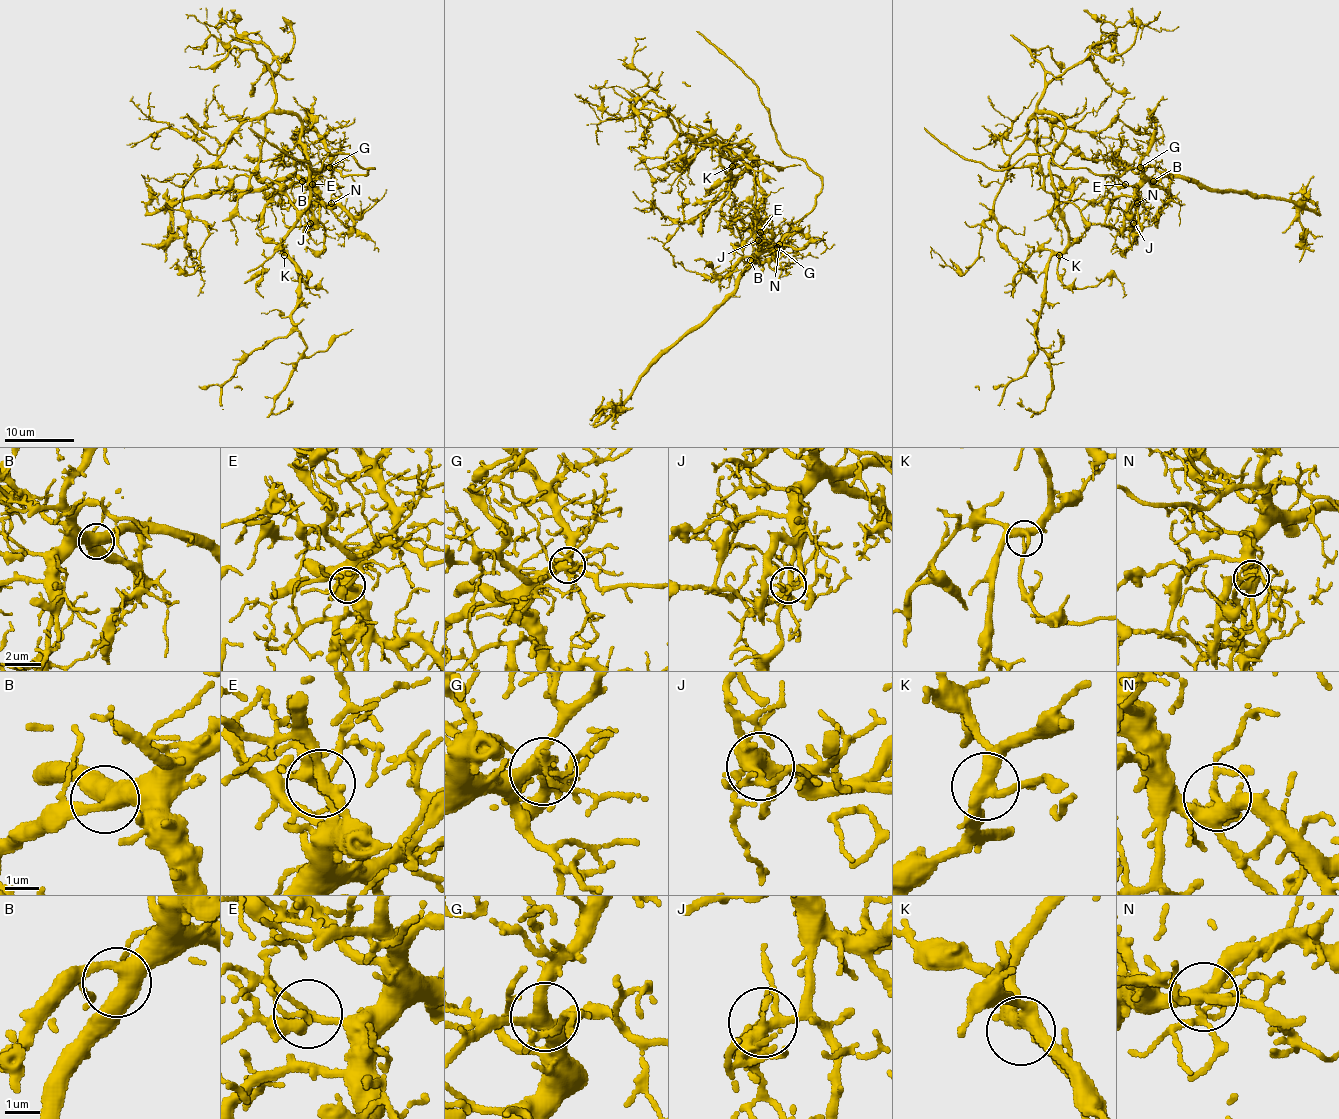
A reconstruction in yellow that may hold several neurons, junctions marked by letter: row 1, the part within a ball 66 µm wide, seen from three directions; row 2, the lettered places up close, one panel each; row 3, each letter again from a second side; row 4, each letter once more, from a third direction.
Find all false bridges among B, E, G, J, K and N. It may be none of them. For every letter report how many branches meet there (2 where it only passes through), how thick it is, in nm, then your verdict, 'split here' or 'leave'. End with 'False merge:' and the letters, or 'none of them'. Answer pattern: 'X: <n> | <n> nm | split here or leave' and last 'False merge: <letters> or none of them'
B: 3 | 440 nm | leave
E: 4 | 240 nm | leave
G: 5 | 340 nm | leave
J: 5 | 360 nm | split here
K: 4 | 360 nm | leave
N: 7 | 300 nm | leave
False merge: J

